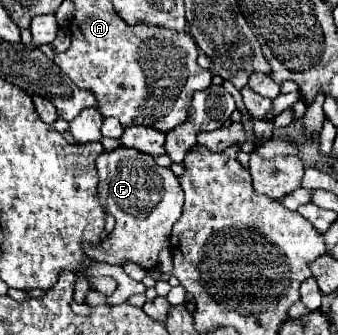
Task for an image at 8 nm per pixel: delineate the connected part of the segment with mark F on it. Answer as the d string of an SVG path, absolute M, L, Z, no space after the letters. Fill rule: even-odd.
M125 146L99 154L97 172L101 206L107 214L115 216L117 224L109 238L99 244L86 242L83 251L89 258L105 264L123 266L125 262L135 262L143 270L155 268L159 252L169 248L171 228L183 210L183 190L177 176L169 168L157 166L151 156Z

